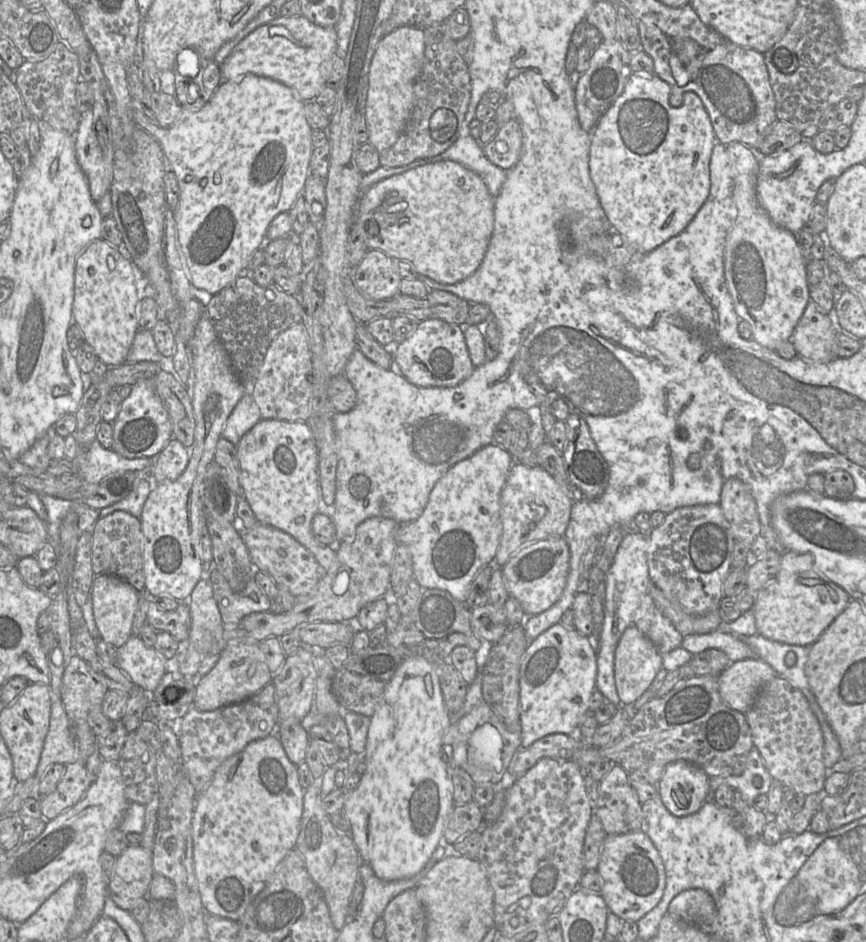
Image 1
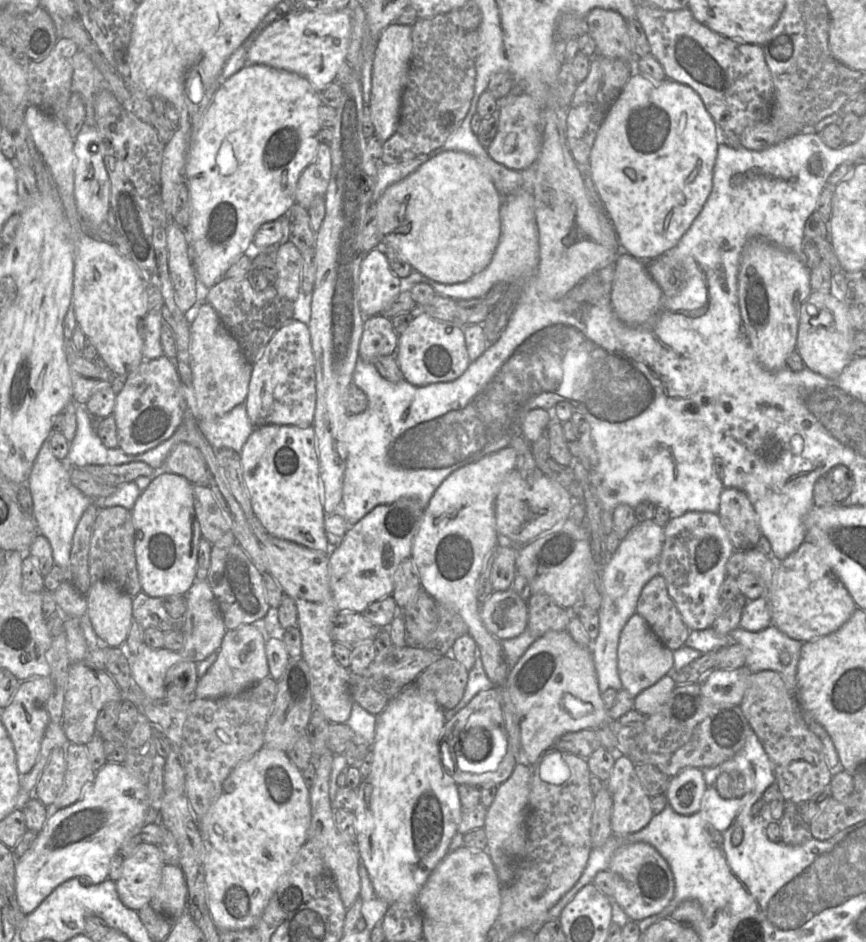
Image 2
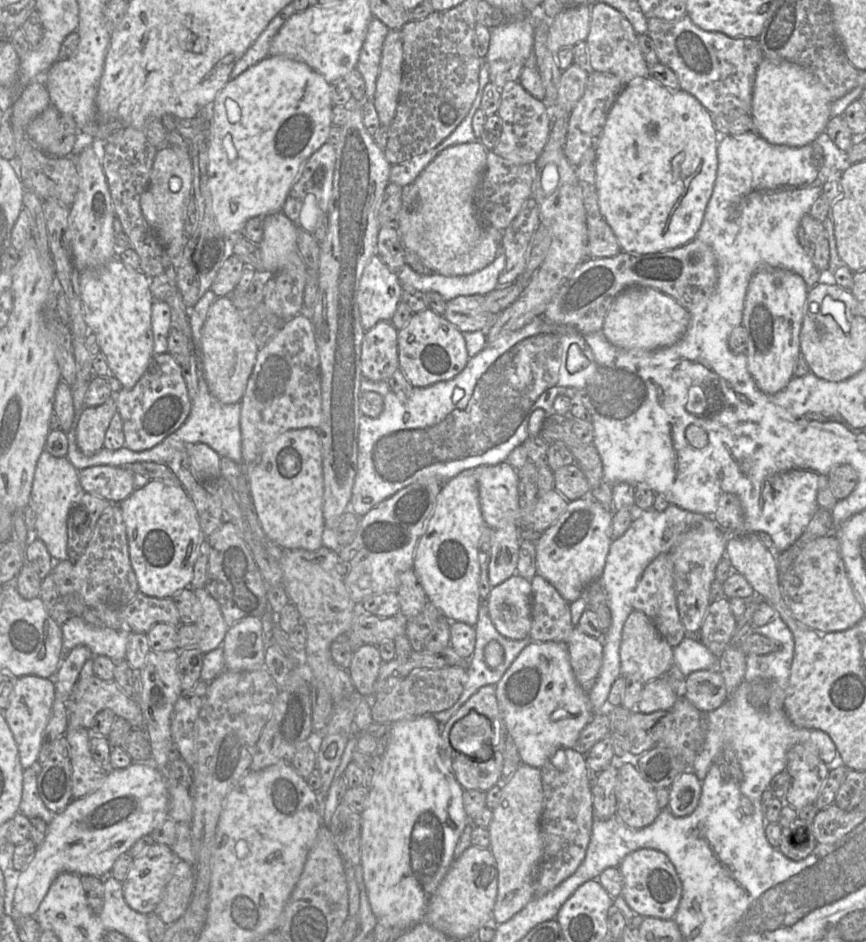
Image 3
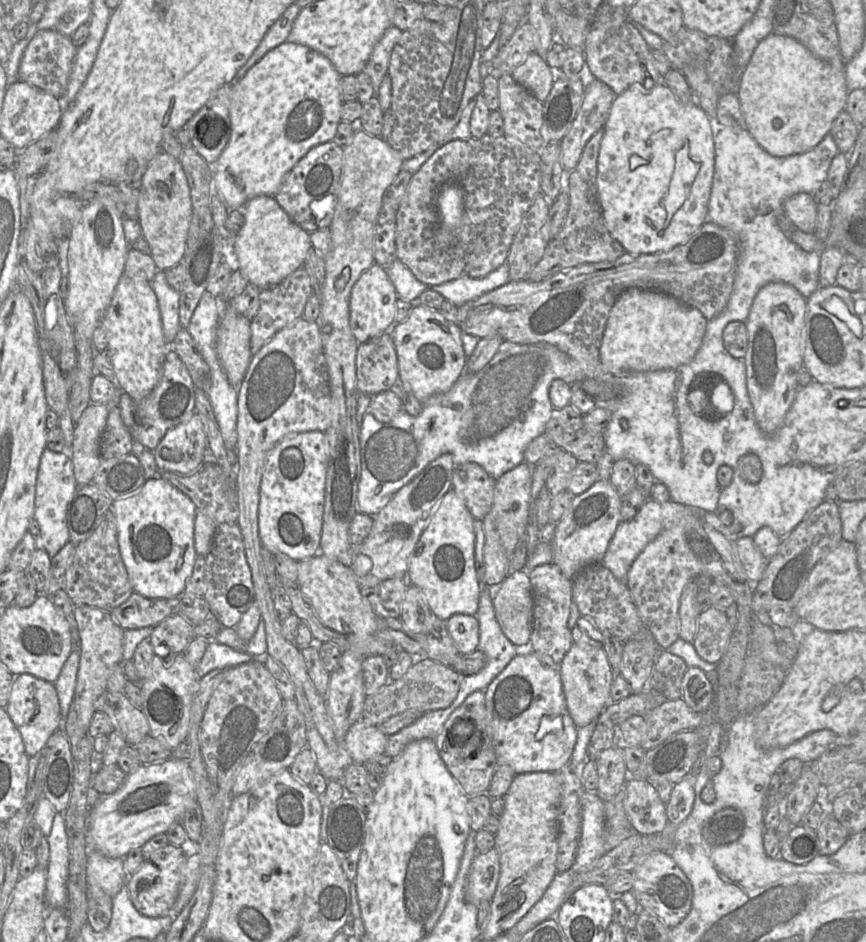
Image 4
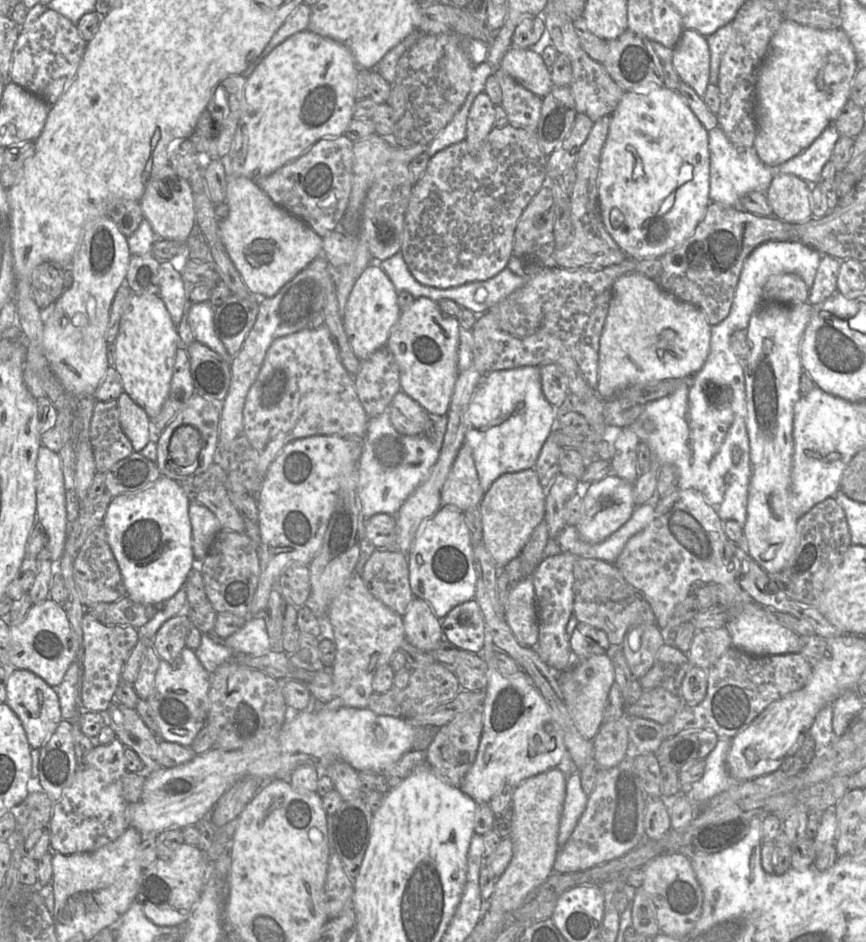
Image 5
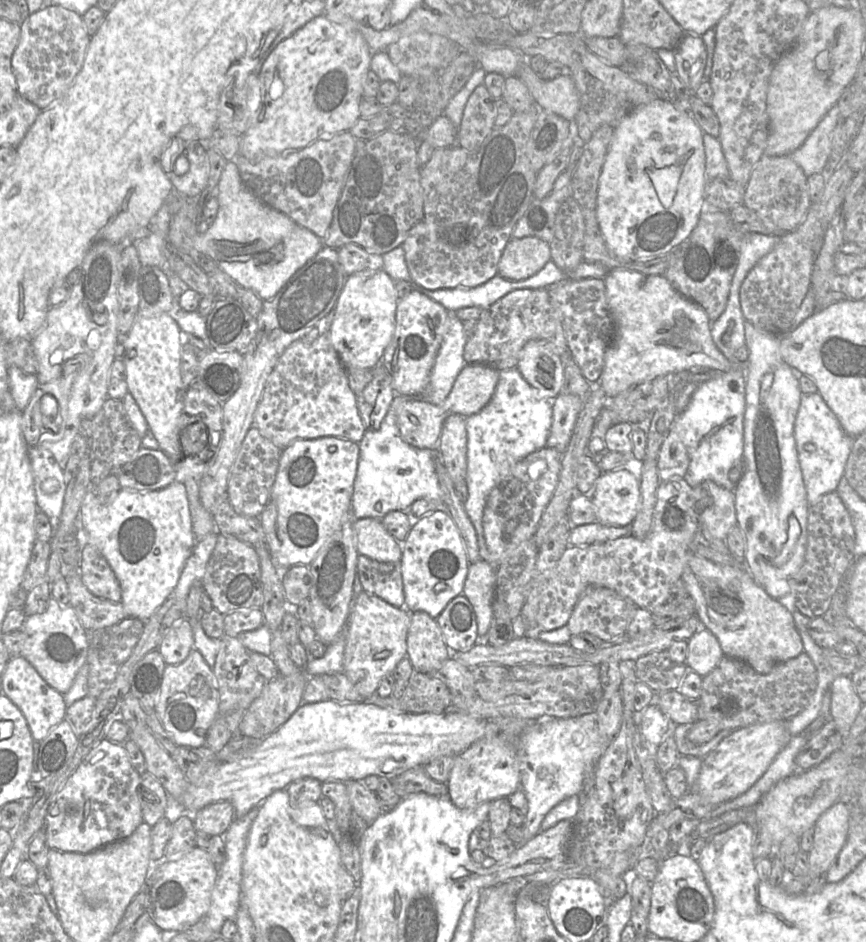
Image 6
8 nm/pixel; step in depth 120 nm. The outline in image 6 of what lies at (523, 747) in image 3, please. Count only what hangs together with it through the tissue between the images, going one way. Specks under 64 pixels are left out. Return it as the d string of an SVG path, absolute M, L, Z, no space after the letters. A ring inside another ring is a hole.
M489 733L455 757L446 784L449 799L460 809L473 809L485 802L510 797L521 788L519 762L513 743L502 733Z

